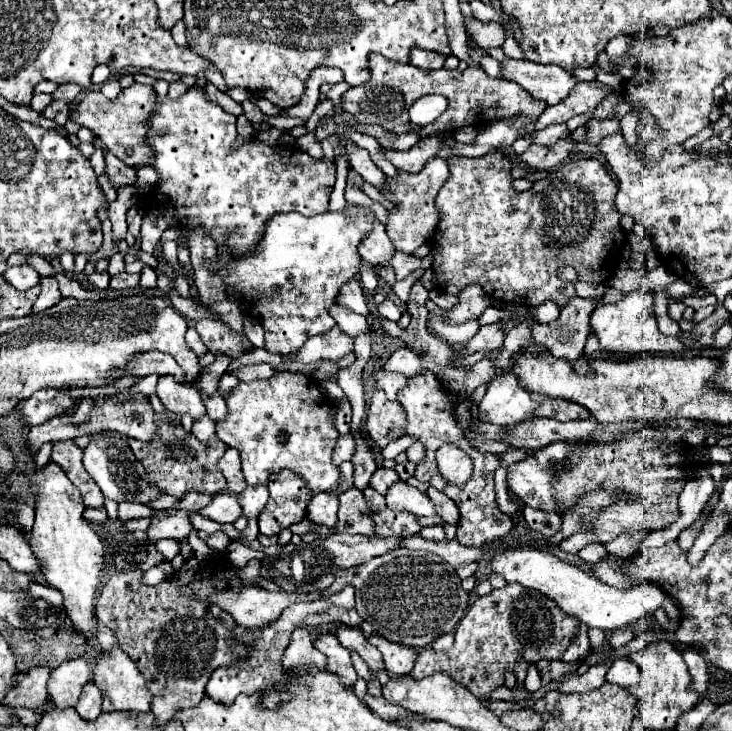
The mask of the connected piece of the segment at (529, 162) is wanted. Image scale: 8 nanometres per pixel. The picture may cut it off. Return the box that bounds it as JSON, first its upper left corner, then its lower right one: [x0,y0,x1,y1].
[520,136,576,170]

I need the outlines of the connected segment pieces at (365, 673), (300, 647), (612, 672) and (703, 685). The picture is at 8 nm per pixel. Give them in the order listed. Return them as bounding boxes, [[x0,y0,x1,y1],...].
[[351,652,377,682],[282,628,326,672],[606,658,640,688],[684,648,708,696]]

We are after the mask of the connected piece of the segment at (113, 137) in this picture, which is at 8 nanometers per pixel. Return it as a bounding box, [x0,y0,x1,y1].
[70,84,158,166]

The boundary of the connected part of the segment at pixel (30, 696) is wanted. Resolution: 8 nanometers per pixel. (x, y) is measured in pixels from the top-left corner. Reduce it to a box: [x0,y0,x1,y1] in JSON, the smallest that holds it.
[2,668,50,710]

